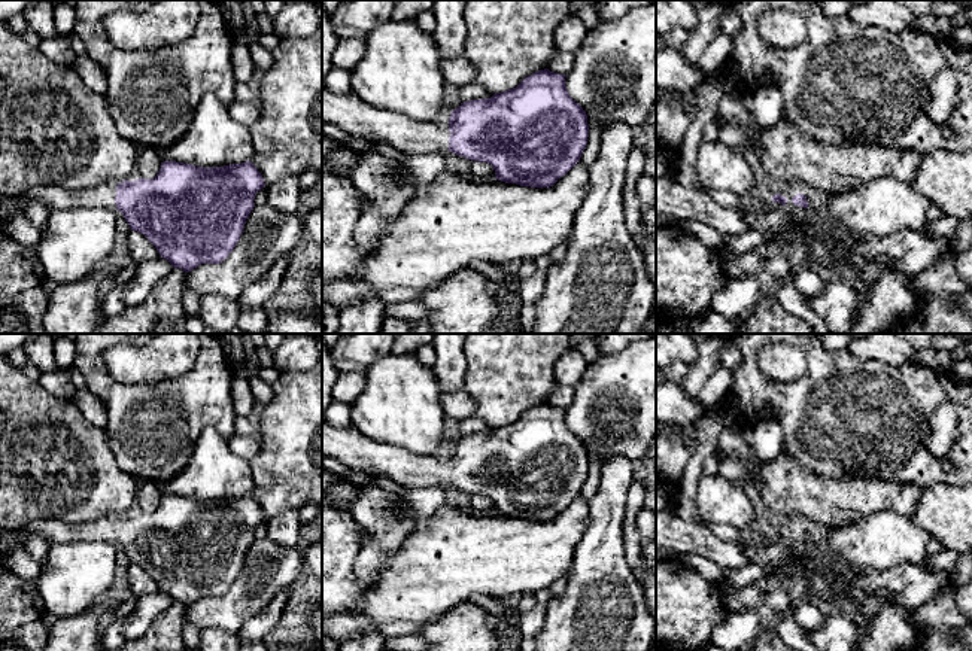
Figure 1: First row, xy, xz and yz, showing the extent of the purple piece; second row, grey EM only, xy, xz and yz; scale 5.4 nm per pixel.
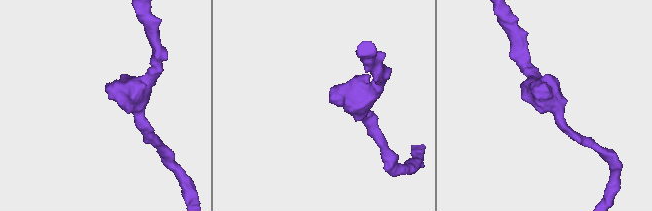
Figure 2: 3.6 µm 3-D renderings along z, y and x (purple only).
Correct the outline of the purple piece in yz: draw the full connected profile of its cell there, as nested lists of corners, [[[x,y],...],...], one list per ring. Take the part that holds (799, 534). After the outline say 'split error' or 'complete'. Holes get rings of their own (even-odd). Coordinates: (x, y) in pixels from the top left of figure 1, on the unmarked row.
[[[792,517],[784,520],[781,527],[772,529],[774,536],[780,536],[790,544],[808,542],[807,530],[802,526],[802,518]]]; split error

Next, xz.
[[[549,402],[538,404],[516,422],[490,432],[461,436],[447,456],[435,457],[376,442],[353,425],[331,426],[322,419],[322,456],[338,459],[358,472],[388,477],[400,486],[416,489],[449,484],[471,495],[487,496],[495,504],[495,512],[505,517],[550,521],[580,495],[589,471],[587,448],[569,431],[565,411]]]; split error

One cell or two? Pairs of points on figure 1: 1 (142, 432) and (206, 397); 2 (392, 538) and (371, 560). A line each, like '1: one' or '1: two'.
1: one
2: one

